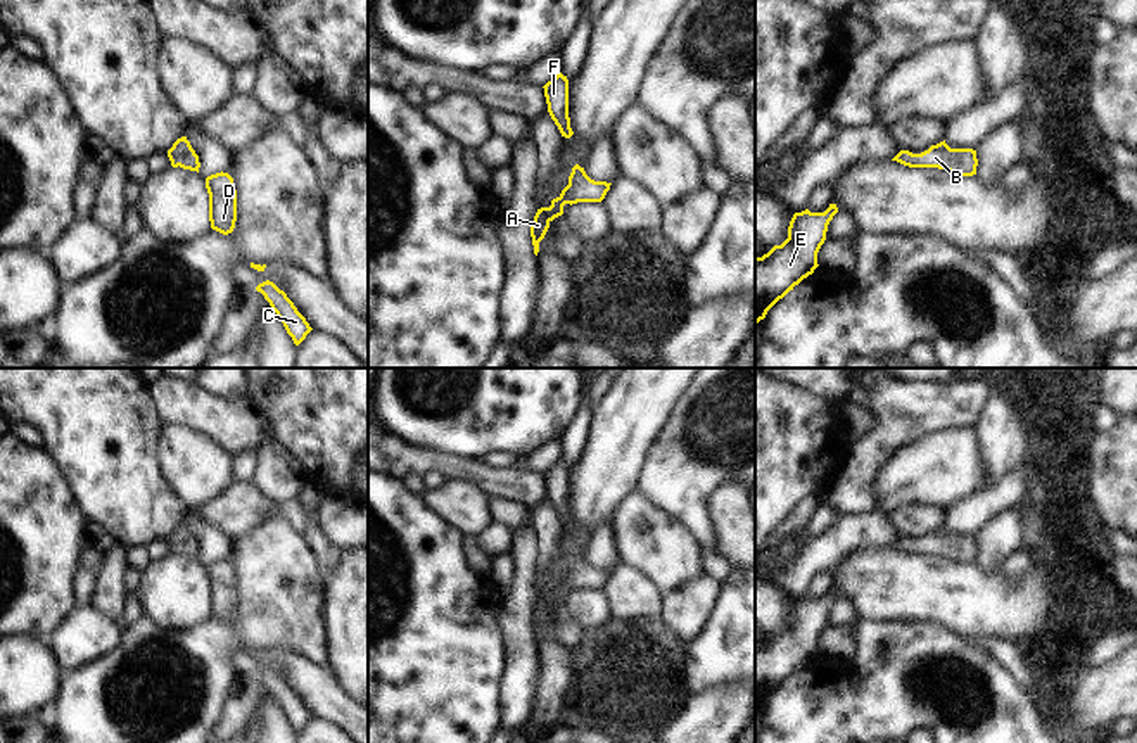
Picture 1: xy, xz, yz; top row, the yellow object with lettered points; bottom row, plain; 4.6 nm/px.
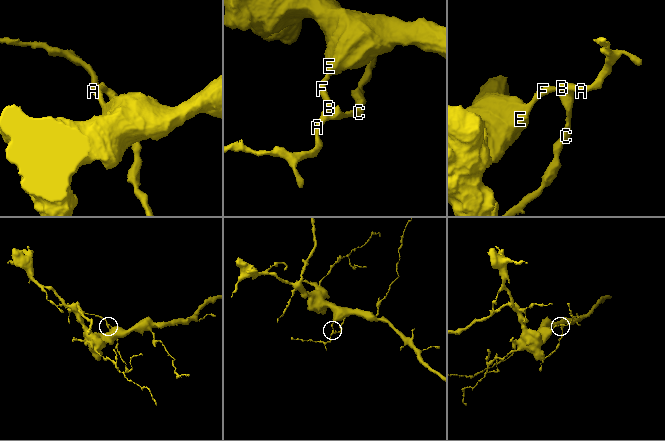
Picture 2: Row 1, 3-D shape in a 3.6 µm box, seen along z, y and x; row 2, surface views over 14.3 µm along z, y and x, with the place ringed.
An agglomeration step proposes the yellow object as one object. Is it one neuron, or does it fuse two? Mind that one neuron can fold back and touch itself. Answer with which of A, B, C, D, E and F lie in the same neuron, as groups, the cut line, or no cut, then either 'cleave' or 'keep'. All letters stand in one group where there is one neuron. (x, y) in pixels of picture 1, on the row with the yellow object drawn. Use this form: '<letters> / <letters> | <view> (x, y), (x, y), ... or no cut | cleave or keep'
A B C D E F | no cut | keep

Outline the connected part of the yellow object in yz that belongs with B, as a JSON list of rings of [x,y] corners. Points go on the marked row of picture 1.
[[[945,140],[931,145],[921,154],[900,150],[892,161],[909,168],[938,168],[954,175],[973,176],[976,175],[976,150],[973,149],[950,149]]]

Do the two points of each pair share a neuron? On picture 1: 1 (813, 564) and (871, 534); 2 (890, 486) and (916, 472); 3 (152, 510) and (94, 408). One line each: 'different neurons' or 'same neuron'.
1: same neuron
2: same neuron
3: same neuron

